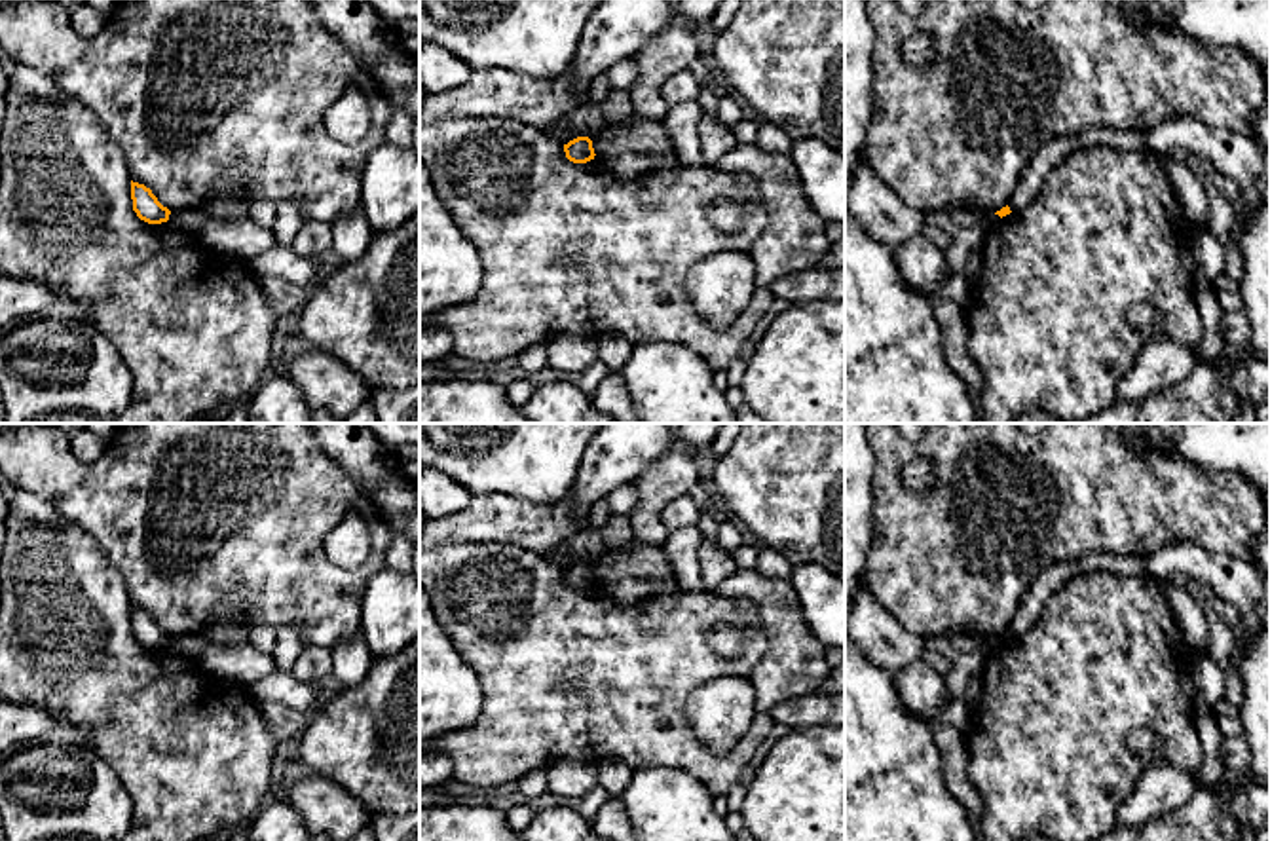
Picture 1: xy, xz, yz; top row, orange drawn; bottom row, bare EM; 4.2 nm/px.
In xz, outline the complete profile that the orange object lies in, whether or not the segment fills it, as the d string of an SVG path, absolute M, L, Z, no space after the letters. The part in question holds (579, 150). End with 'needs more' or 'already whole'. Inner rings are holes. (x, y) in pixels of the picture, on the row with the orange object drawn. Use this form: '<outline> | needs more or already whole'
M577 137L564 144L566 158L573 163L587 163L594 159L592 140L588 137Z | already whole

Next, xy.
M131 180L131 199L137 216L148 224L161 224L169 220L171 211L163 207L150 188Z | already whole

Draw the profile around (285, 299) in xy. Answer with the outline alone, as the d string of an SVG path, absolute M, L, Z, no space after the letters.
M256 273L256 281L277 317L294 317L294 313L304 306L309 296L309 289L287 283L275 275Z

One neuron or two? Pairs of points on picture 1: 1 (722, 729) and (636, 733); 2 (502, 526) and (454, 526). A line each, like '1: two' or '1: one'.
1: two
2: one

